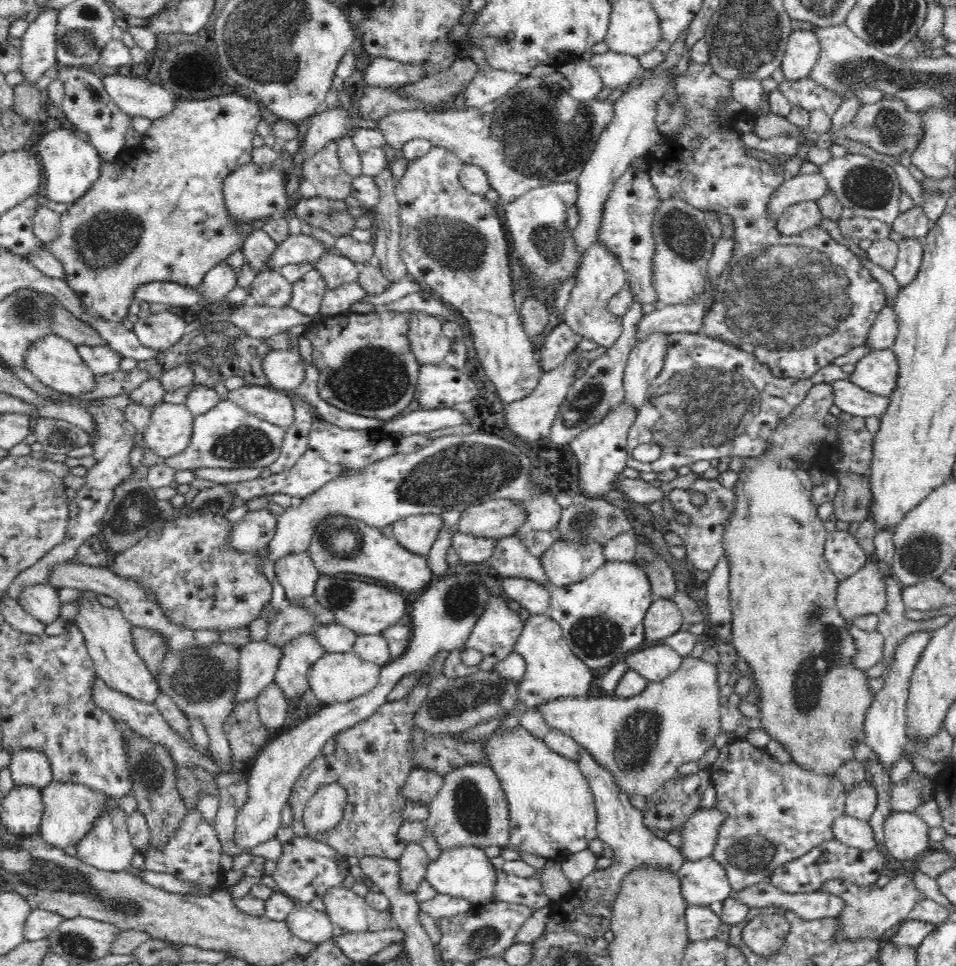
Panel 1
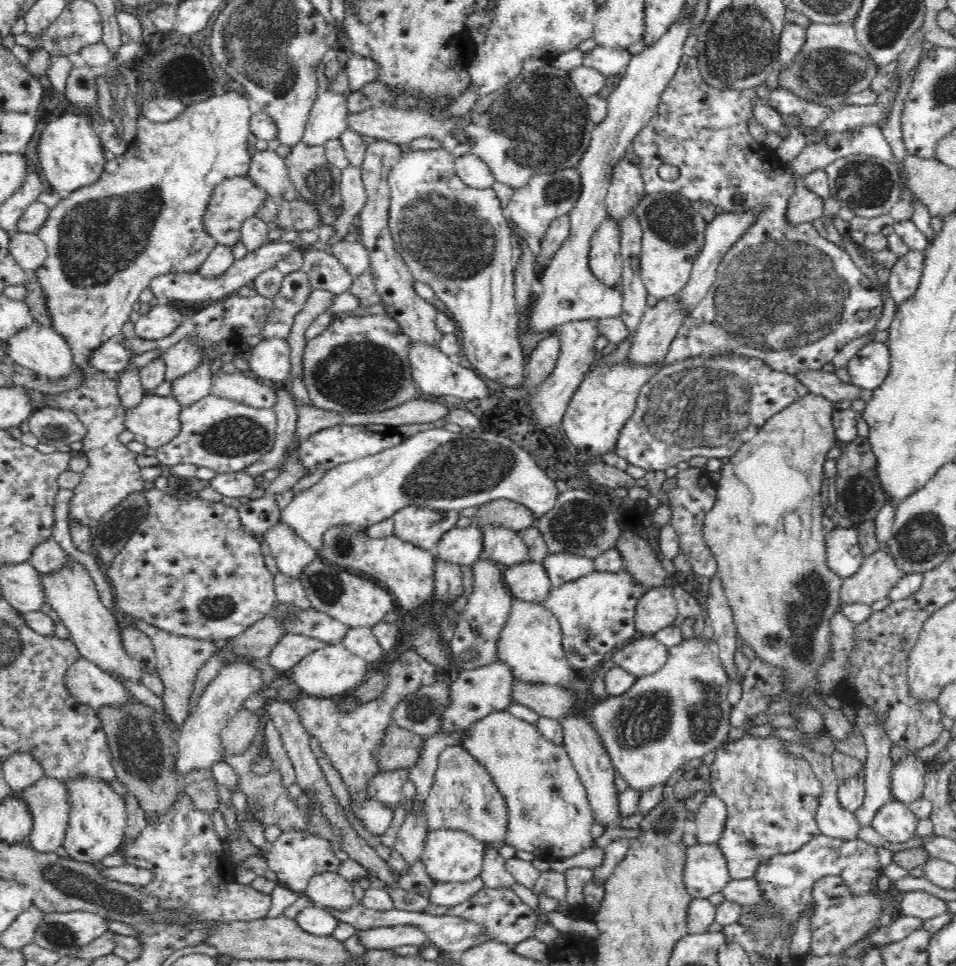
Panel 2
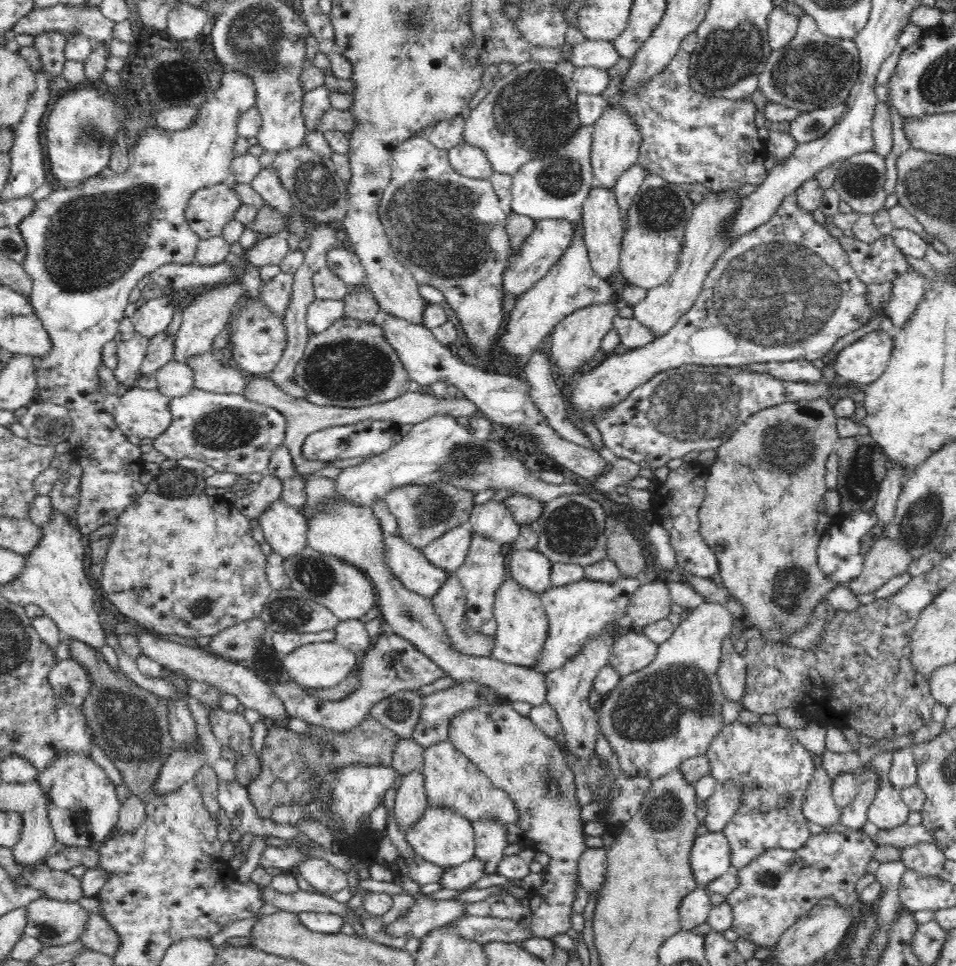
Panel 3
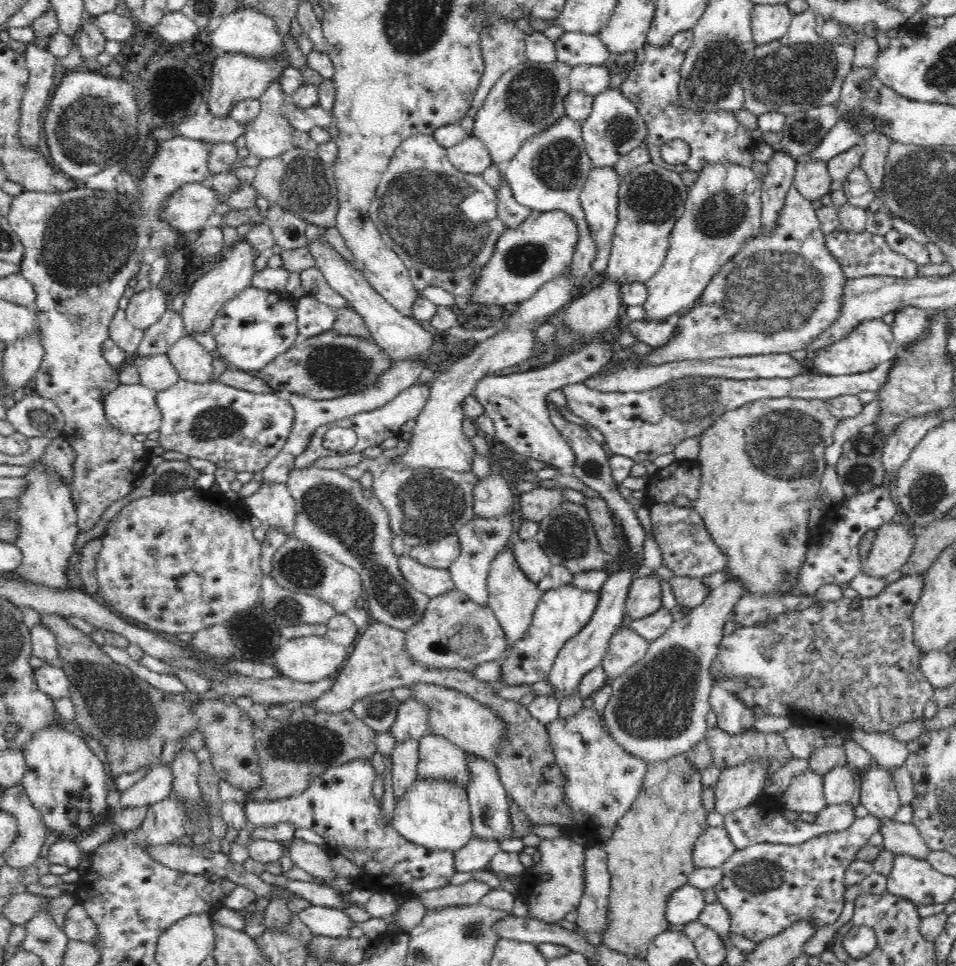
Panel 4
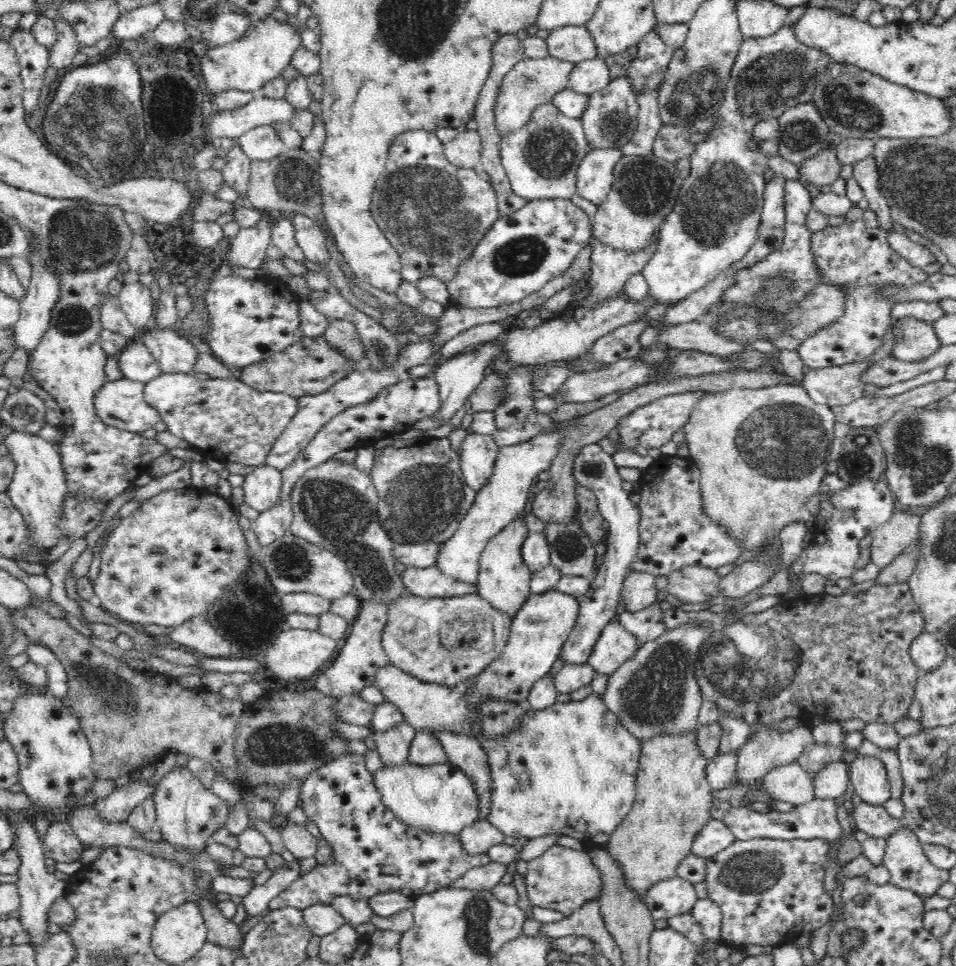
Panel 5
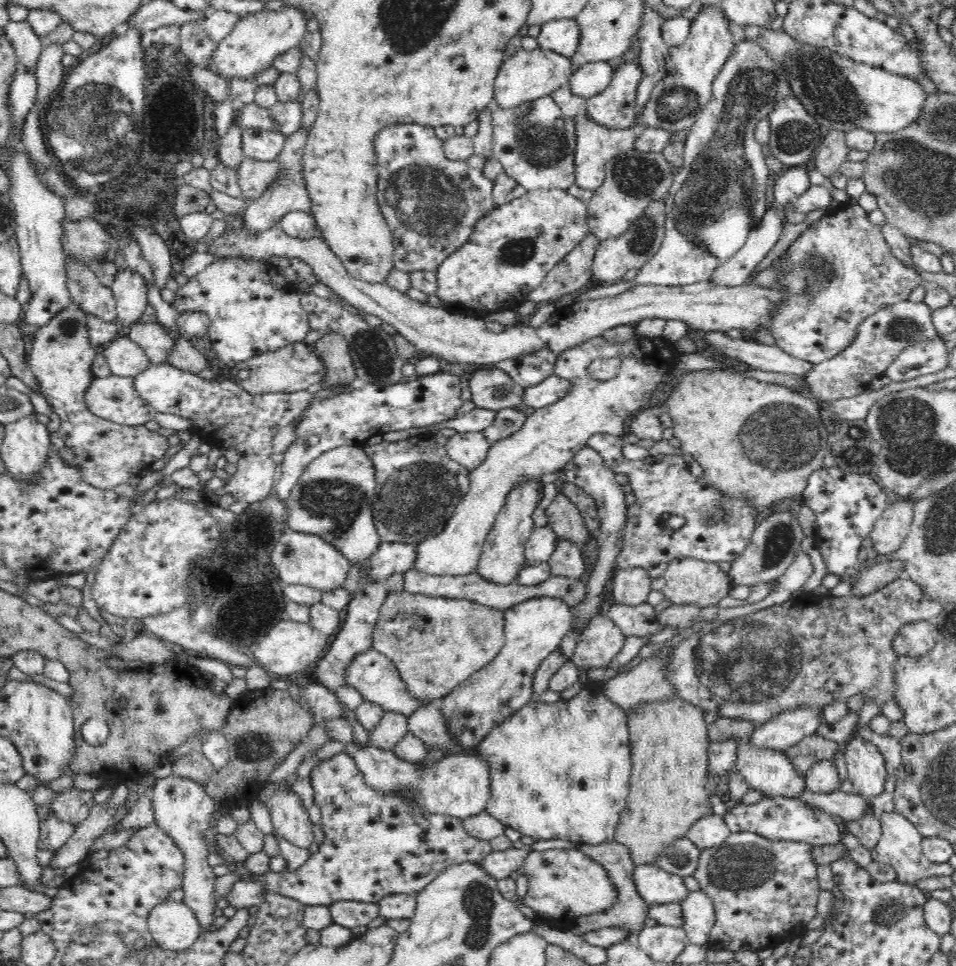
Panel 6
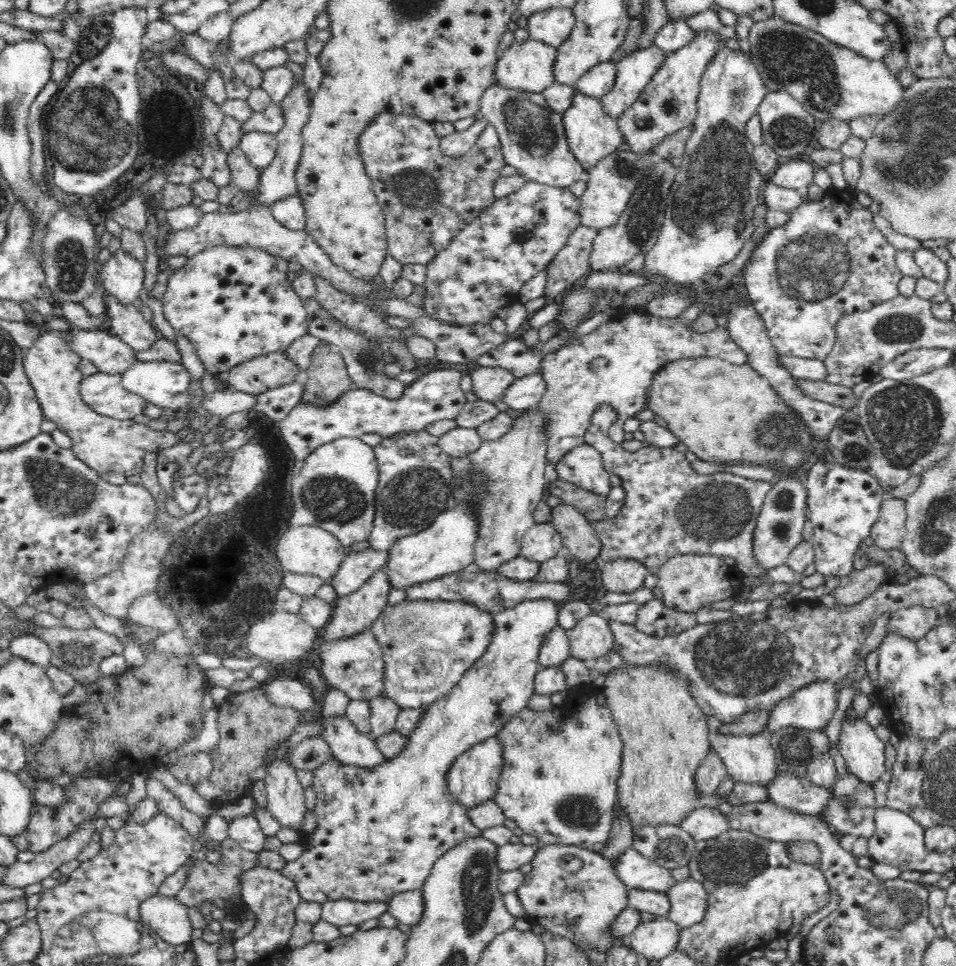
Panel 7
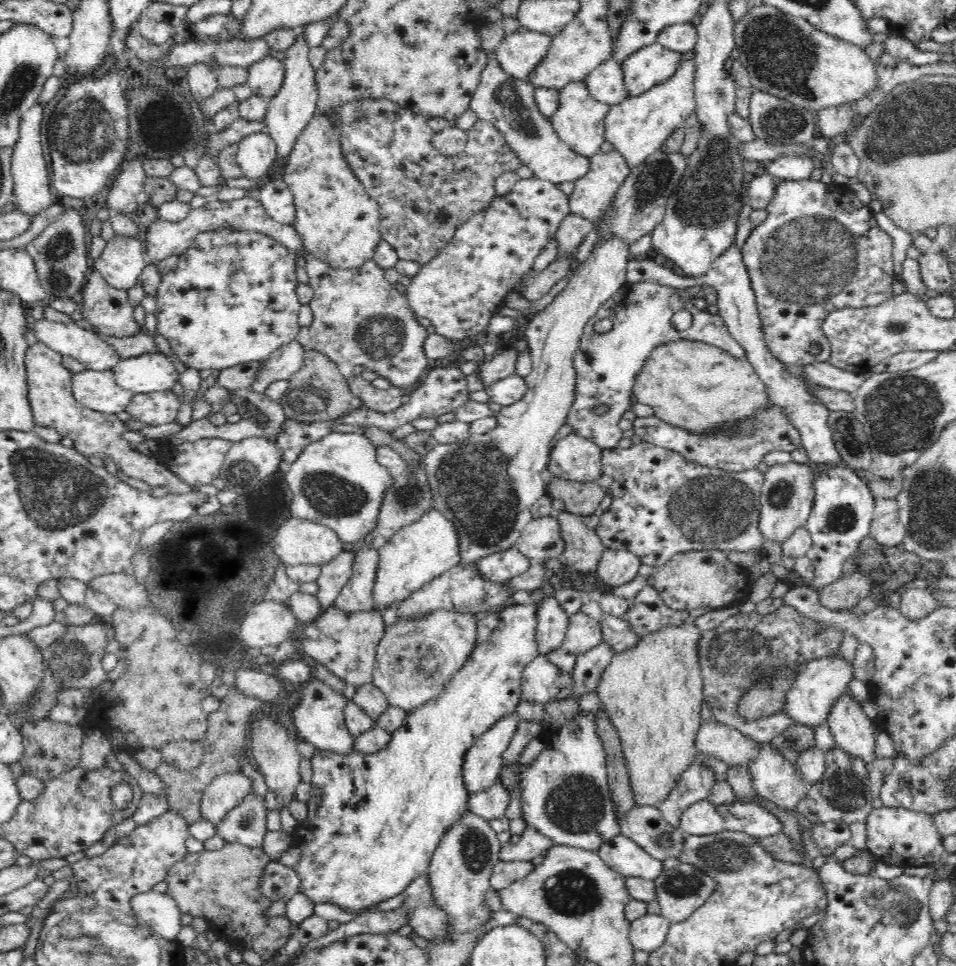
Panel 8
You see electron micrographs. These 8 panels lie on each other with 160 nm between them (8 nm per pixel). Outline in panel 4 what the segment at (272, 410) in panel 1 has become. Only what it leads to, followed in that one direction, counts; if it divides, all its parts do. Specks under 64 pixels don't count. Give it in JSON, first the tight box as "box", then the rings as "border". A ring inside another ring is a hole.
{"box":[167,336,215,383],"border":[[[182,336],[168,350],[167,356],[175,365],[180,379],[196,383],[215,382],[212,368],[215,355],[207,352],[195,339]]]}

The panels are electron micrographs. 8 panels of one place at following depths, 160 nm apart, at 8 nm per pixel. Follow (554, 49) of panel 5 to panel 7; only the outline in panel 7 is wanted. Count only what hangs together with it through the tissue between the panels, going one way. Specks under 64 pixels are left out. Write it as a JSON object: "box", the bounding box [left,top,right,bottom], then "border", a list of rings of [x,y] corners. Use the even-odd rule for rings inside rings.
{"box":[528,8,575,48],"border":[[[548,8],[528,18],[530,38],[556,48],[568,40],[574,24],[575,14],[570,8]]]}

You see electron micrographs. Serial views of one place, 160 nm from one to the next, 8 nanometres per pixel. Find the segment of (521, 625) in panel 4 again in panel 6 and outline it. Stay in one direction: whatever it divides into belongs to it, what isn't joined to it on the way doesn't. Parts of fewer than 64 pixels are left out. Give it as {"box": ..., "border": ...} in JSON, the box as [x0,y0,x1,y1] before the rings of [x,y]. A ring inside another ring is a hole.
{"box":[477,480,539,584],"border":[[[526,480],[518,484],[508,496],[504,508],[498,512],[496,520],[485,538],[483,551],[479,557],[477,573],[488,582],[494,584],[512,584],[518,580],[520,570],[526,566],[525,544],[530,538],[535,524],[532,518],[533,512],[538,504],[538,482],[539,480]]]}

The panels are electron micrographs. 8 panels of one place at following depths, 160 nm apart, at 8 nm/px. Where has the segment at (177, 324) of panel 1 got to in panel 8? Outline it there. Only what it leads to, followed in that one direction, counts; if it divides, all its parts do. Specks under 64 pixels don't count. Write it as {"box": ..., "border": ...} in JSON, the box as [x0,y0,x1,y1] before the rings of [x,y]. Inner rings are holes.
{"box":[93,236,146,290],"border":[[[129,236],[112,237],[102,254],[95,259],[93,268],[104,280],[118,290],[130,290],[146,268],[143,242]]]}

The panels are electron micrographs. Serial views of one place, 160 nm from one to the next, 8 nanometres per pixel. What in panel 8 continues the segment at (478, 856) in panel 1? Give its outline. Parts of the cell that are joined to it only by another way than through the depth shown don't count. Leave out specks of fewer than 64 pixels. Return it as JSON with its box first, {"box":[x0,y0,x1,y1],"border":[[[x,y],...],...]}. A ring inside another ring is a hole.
{"box":[290,677,519,797],"border":[[[316,677],[310,678],[302,686],[305,687],[301,690],[300,701],[297,703],[299,705],[290,712],[299,739],[314,744],[317,749],[329,750],[336,754],[356,753],[356,749],[354,749],[355,736],[350,734],[345,721],[345,706],[348,699]],[[516,712],[498,721],[466,751],[461,775],[470,797],[494,786],[504,767],[504,752],[510,744],[519,718]]]}

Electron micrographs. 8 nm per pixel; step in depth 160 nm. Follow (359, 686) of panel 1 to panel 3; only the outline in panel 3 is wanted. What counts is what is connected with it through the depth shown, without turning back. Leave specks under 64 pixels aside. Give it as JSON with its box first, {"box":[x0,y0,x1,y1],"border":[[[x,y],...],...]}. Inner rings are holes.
{"box":[281,642,359,688],"border":[[[312,642],[281,658],[286,677],[306,688],[330,688],[344,682],[357,670],[359,654],[334,642]]]}

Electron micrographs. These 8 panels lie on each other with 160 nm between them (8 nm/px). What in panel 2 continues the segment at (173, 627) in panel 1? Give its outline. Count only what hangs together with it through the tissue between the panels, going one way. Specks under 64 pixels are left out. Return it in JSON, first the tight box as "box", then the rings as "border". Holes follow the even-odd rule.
{"box":[29,539,218,730],"border":[[[50,539],[34,546],[29,562],[39,575],[46,576],[68,566],[70,558],[68,552],[64,551],[54,539]],[[129,616],[125,617],[129,624],[146,633],[154,645],[157,658],[157,672],[164,683],[162,701],[167,715],[181,730],[188,715],[190,715],[189,702],[193,693],[197,672],[218,648],[214,641],[201,641],[200,639],[187,636],[178,636],[144,623],[140,619],[129,618]]]}

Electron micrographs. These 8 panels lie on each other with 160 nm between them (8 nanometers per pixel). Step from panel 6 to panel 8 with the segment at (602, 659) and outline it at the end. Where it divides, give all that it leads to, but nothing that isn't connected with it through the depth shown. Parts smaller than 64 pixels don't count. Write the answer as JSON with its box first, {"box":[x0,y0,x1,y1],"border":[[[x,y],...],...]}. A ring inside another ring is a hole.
{"box":[563,611,603,655],"border":[[[582,611],[572,614],[568,620],[563,648],[575,655],[584,654],[603,642],[603,632],[597,619],[590,618]]]}

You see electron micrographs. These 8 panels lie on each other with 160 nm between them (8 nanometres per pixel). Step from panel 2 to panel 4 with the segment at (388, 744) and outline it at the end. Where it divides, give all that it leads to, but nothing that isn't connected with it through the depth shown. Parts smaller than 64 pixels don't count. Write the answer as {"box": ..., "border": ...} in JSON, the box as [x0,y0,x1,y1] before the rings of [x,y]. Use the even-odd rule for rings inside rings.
{"box":[253,703,377,801],"border":[[[297,703],[291,708],[292,714],[287,720],[278,721],[268,716],[260,724],[253,724],[262,784],[268,786],[268,801],[301,794],[328,768],[376,754],[377,732],[358,719],[352,709],[330,714],[317,710],[311,703]]]}

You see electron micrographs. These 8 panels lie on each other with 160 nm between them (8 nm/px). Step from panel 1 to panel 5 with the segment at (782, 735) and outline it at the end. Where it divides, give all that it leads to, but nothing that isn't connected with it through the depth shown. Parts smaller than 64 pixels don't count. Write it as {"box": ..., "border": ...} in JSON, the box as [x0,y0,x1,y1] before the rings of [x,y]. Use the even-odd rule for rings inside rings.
{"box":[682,383,836,557],"border":[[[800,383],[780,384],[760,389],[743,387],[729,389],[727,392],[707,393],[705,398],[692,408],[690,420],[688,420],[688,424],[682,430],[685,432],[686,444],[688,449],[690,449],[689,458],[700,471],[699,481],[701,482],[704,512],[711,518],[712,522],[721,524],[732,538],[739,540],[743,544],[744,557],[760,552],[762,546],[766,546],[766,542],[772,542],[774,538],[778,538],[782,528],[786,528],[788,524],[801,521],[810,524],[812,515],[806,509],[806,504],[808,504],[811,496],[818,493],[820,482],[827,474],[828,454],[832,446],[832,440],[835,438],[834,424],[836,424],[836,421],[831,407],[813,402]]]}

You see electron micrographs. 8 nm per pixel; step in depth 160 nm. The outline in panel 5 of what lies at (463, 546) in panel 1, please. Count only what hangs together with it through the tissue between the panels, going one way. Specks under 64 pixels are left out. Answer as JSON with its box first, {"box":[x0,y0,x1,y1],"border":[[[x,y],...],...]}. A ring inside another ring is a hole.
{"box":[392,541,442,568],"border":[[[432,541],[418,544],[400,544],[394,543],[392,546],[392,555],[394,562],[400,561],[406,567],[430,568],[438,560],[438,552],[442,548],[442,543]]]}

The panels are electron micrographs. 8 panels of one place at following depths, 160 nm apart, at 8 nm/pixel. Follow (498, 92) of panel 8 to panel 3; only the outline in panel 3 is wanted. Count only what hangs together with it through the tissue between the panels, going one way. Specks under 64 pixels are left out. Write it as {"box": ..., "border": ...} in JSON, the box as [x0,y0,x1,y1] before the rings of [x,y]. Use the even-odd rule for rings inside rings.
{"box":[511,127,596,228],"border":[[[584,127],[562,146],[558,152],[547,153],[526,162],[514,176],[511,186],[511,212],[536,220],[566,219],[574,228],[582,223],[583,206],[596,181],[591,165],[592,127]]]}

